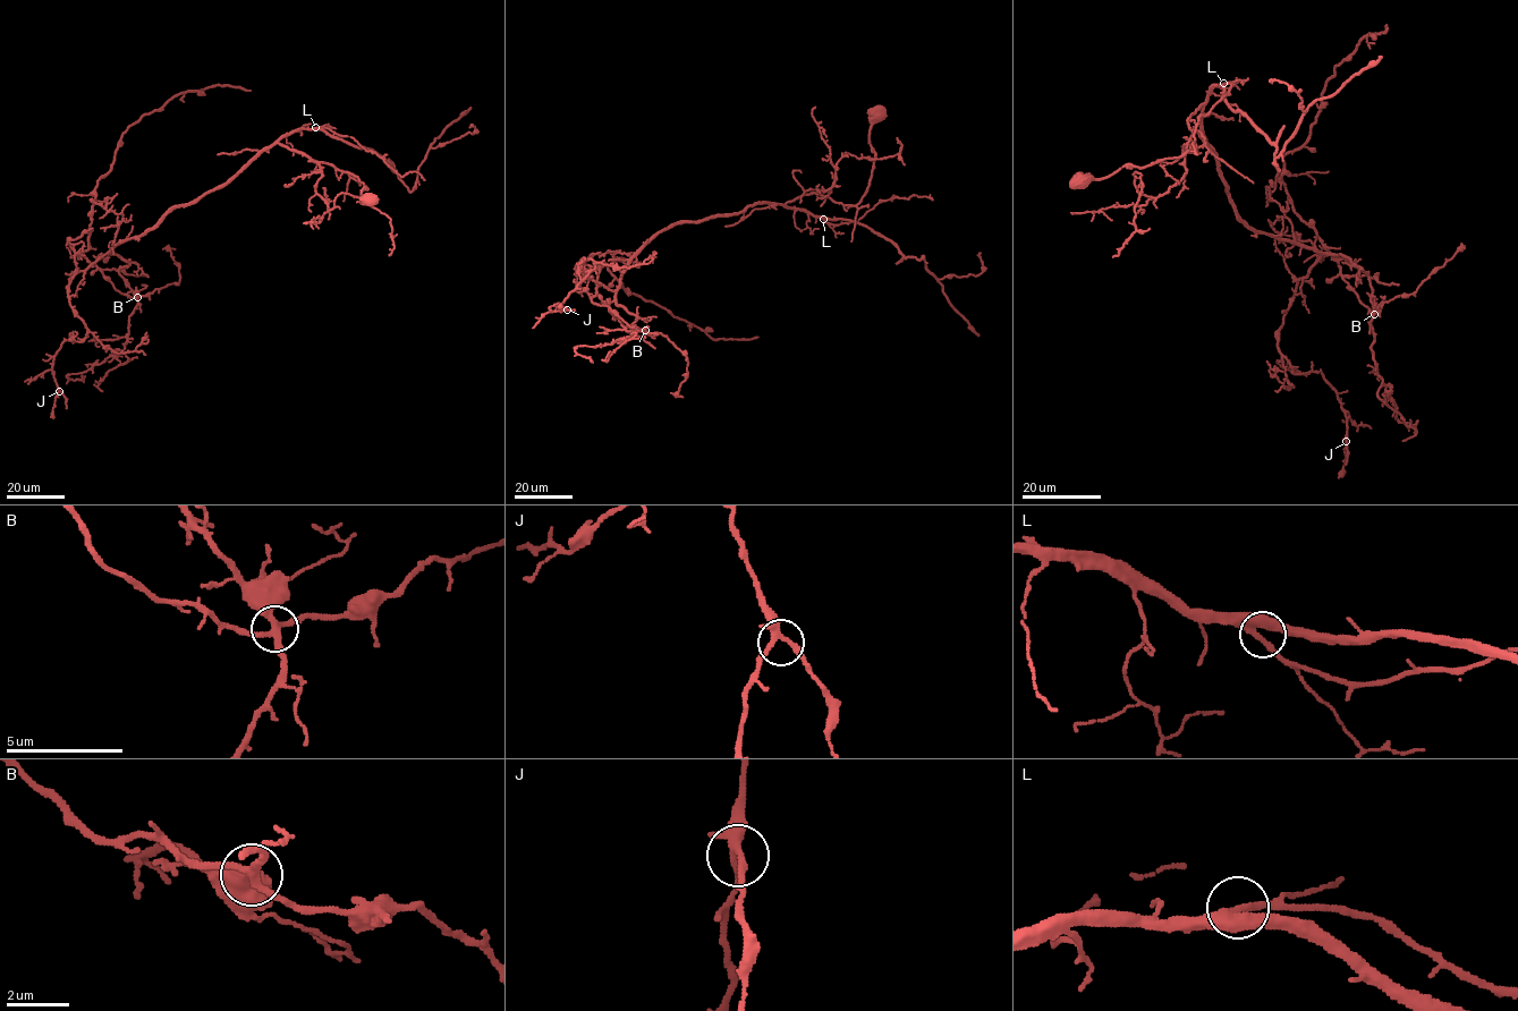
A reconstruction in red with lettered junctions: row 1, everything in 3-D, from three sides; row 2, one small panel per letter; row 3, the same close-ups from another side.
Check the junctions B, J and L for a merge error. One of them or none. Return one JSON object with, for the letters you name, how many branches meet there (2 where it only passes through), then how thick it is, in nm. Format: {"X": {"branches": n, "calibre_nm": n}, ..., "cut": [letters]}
{"cut": []}

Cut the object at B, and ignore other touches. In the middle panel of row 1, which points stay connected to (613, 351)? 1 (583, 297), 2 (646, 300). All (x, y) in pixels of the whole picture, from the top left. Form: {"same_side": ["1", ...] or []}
{"same_side": []}

